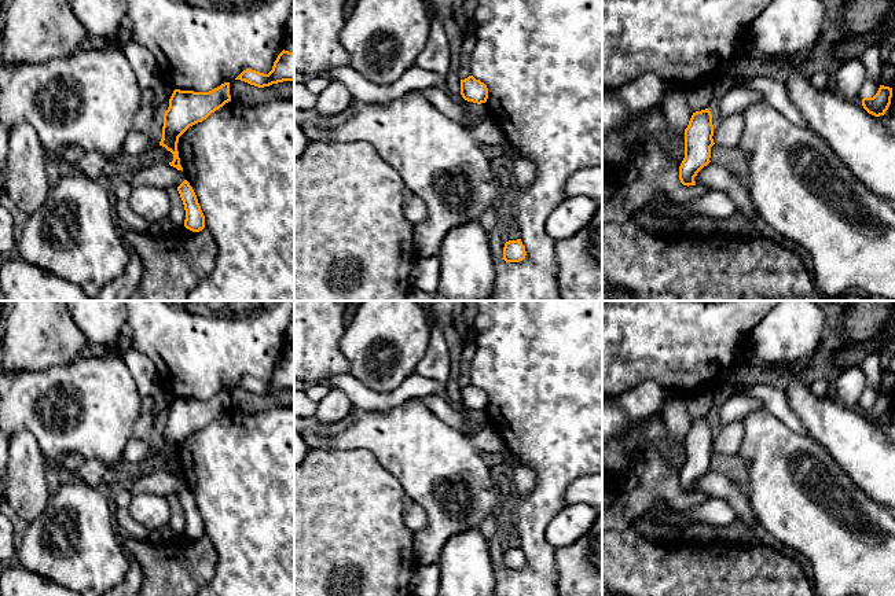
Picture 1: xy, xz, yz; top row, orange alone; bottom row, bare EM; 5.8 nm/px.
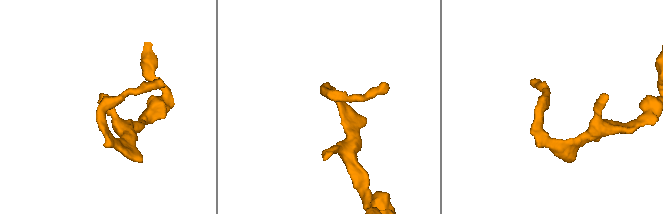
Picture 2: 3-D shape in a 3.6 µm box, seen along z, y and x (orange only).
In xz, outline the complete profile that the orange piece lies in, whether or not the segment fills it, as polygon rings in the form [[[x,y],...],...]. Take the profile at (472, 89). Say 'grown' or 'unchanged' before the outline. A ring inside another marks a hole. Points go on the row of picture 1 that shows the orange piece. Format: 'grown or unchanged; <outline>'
unchanged; [[[469,76],[467,78],[461,80],[461,95],[467,102],[481,104],[488,99],[488,88],[480,80]]]

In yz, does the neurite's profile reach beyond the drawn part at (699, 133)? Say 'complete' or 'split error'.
complete

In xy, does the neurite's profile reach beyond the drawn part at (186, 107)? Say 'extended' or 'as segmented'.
as segmented

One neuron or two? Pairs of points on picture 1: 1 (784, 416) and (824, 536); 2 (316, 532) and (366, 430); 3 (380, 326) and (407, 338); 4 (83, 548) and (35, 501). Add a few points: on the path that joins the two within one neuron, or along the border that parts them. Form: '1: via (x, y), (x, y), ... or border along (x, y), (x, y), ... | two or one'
1: border along (763, 407), (793, 431), (810, 437) | two
2: border along (323, 449), (369, 449), (384, 467) | two
3: via (387, 333), (400, 338) | one
4: border along (50, 495), (46, 508), (26, 525) | two

